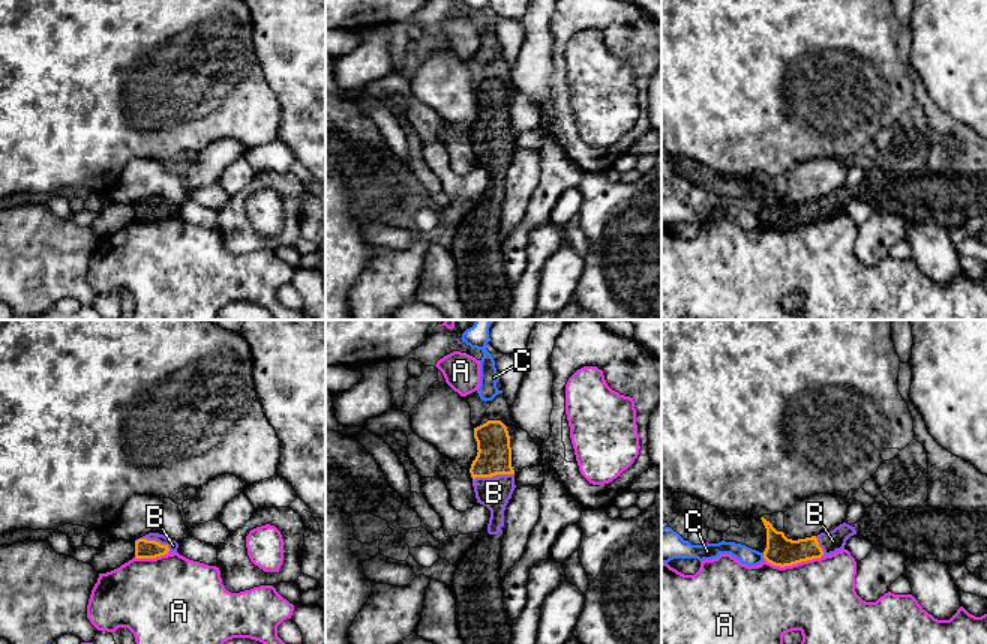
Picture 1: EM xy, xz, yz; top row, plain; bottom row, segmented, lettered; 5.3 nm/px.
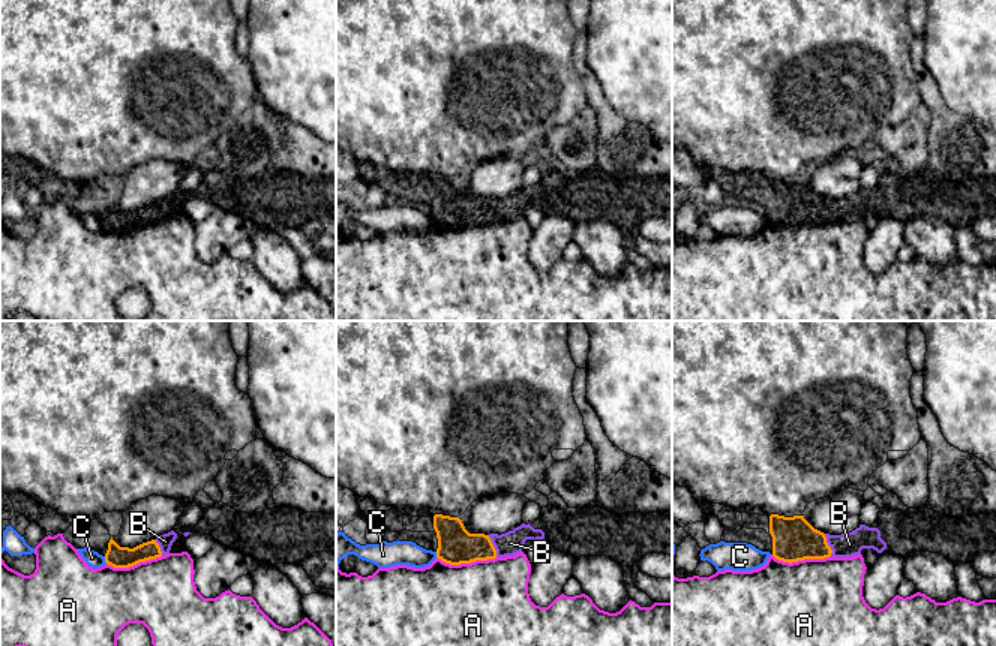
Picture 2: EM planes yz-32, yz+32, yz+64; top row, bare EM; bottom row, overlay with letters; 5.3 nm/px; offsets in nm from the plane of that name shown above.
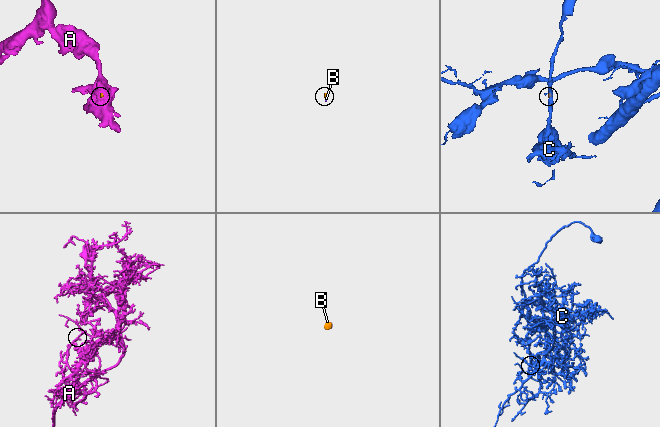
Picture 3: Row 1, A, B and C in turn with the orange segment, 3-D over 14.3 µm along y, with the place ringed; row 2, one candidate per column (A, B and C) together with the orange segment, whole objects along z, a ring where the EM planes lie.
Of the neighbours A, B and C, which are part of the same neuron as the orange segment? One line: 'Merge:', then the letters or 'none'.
Merge: B

